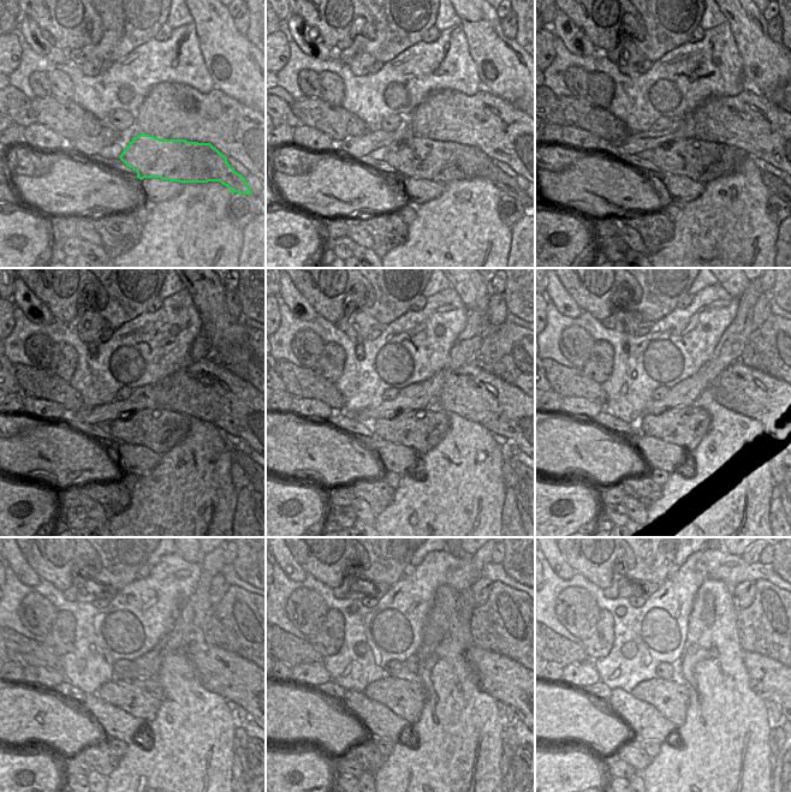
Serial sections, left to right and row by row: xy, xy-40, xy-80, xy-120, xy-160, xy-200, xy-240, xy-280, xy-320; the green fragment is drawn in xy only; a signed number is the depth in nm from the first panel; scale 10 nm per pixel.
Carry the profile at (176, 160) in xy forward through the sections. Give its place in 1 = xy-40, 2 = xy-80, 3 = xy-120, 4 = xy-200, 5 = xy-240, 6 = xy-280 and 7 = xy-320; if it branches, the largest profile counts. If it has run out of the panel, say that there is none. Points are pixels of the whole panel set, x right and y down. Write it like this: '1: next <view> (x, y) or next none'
1: next xy-40 (420, 158)
2: next xy-80 (702, 161)
3: next xy-120 (159, 429)
4: next xy-200 (687, 426)
5: next xy-240 (142, 697)
6: next xy-280 (405, 696)
7: next xy-320 (671, 697)

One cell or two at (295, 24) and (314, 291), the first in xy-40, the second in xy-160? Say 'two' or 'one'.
two

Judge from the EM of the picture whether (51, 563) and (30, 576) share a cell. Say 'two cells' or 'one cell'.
two cells

